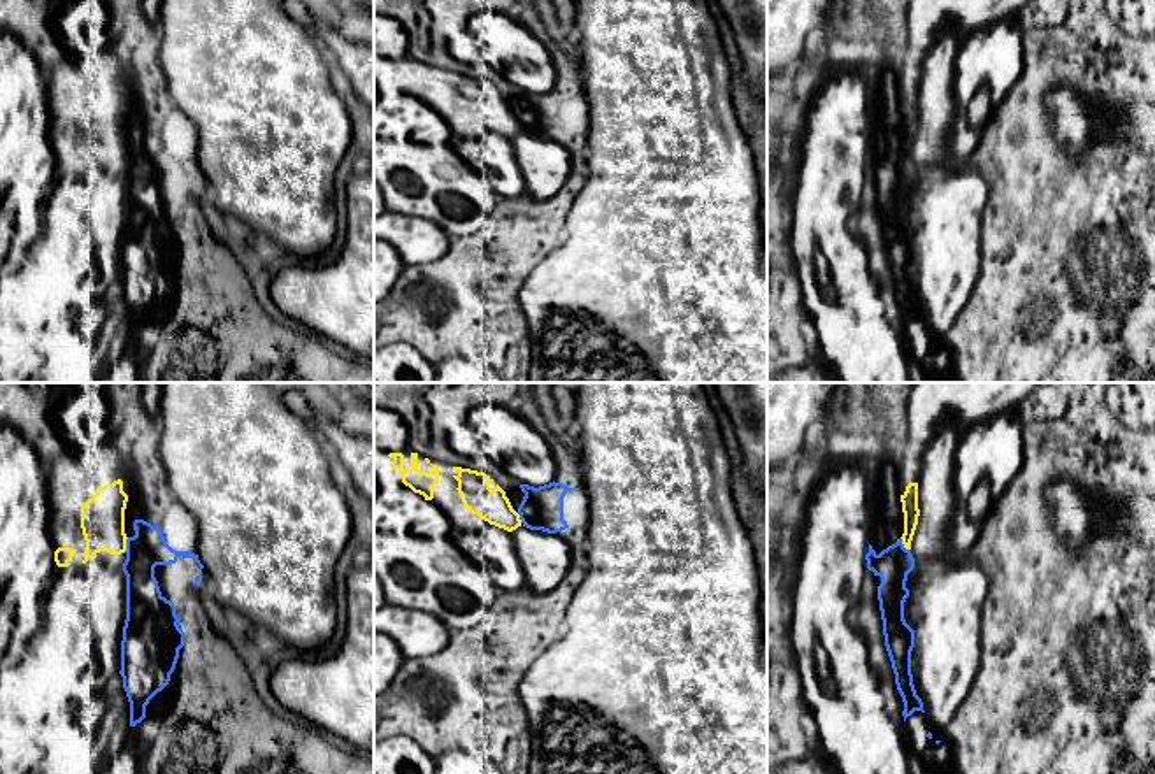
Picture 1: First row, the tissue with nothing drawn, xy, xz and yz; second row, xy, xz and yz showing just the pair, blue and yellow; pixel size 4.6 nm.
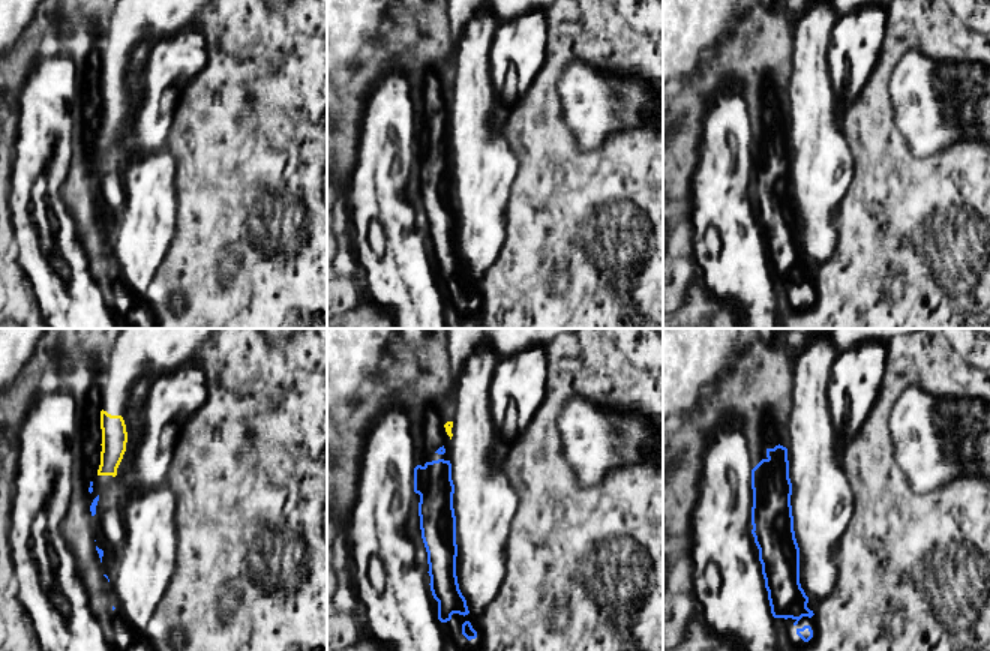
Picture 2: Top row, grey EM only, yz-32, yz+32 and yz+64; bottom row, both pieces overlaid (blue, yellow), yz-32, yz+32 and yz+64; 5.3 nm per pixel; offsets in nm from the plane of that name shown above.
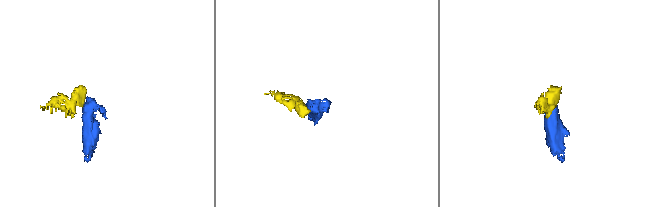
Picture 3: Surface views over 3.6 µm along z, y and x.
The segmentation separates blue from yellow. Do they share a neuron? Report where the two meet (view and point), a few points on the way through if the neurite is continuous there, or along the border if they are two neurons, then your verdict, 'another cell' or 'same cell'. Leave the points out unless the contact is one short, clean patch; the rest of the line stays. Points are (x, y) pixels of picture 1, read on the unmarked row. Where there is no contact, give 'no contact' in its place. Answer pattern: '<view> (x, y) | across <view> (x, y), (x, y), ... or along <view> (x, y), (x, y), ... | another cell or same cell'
xy (127, 151) | along xy (129, 144), (123, 158) | another cell

